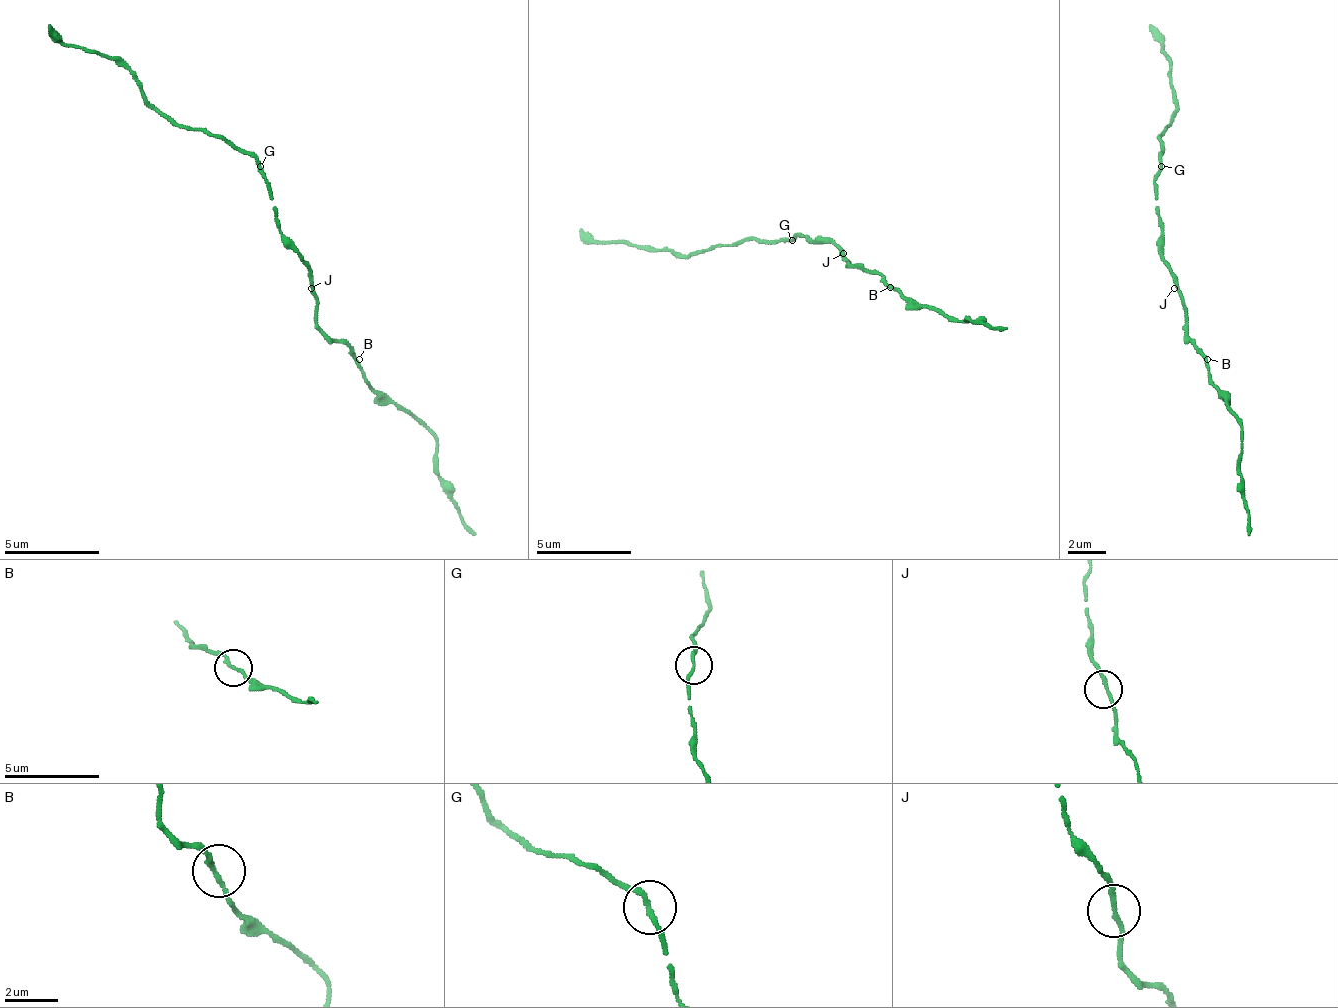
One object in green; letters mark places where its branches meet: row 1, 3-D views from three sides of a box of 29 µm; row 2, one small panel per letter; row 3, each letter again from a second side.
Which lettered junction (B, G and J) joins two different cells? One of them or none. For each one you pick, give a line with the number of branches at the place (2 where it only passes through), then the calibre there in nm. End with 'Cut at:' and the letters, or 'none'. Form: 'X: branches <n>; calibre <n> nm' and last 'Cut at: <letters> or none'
Cut at: none

